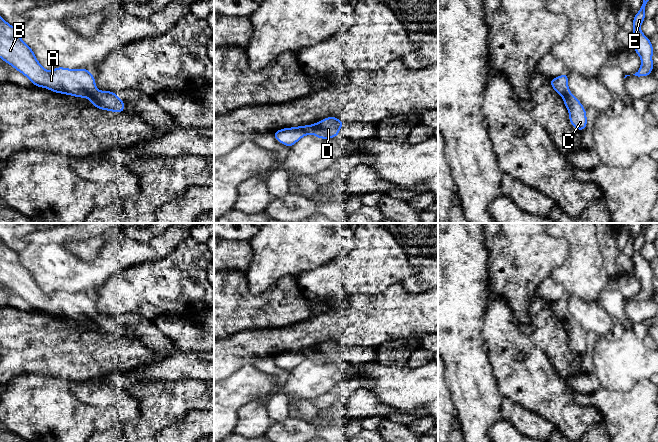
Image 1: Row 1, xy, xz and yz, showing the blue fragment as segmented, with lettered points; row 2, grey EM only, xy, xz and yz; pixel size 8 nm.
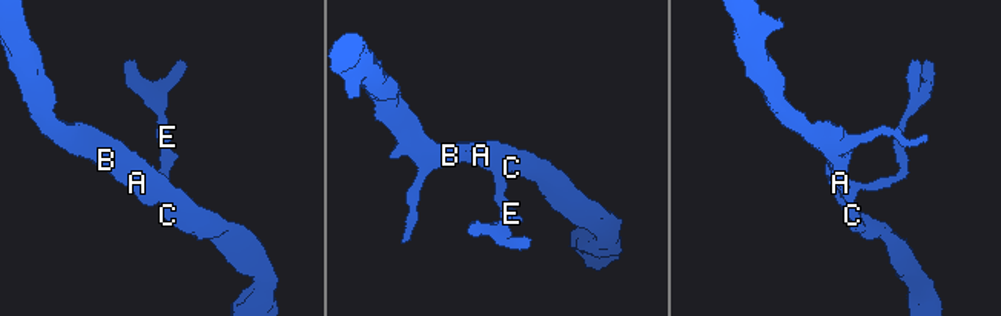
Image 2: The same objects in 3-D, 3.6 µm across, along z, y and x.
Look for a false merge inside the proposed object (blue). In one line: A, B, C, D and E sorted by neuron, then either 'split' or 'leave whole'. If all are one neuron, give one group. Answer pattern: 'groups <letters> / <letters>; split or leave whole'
groups A B C D E; leave whole

